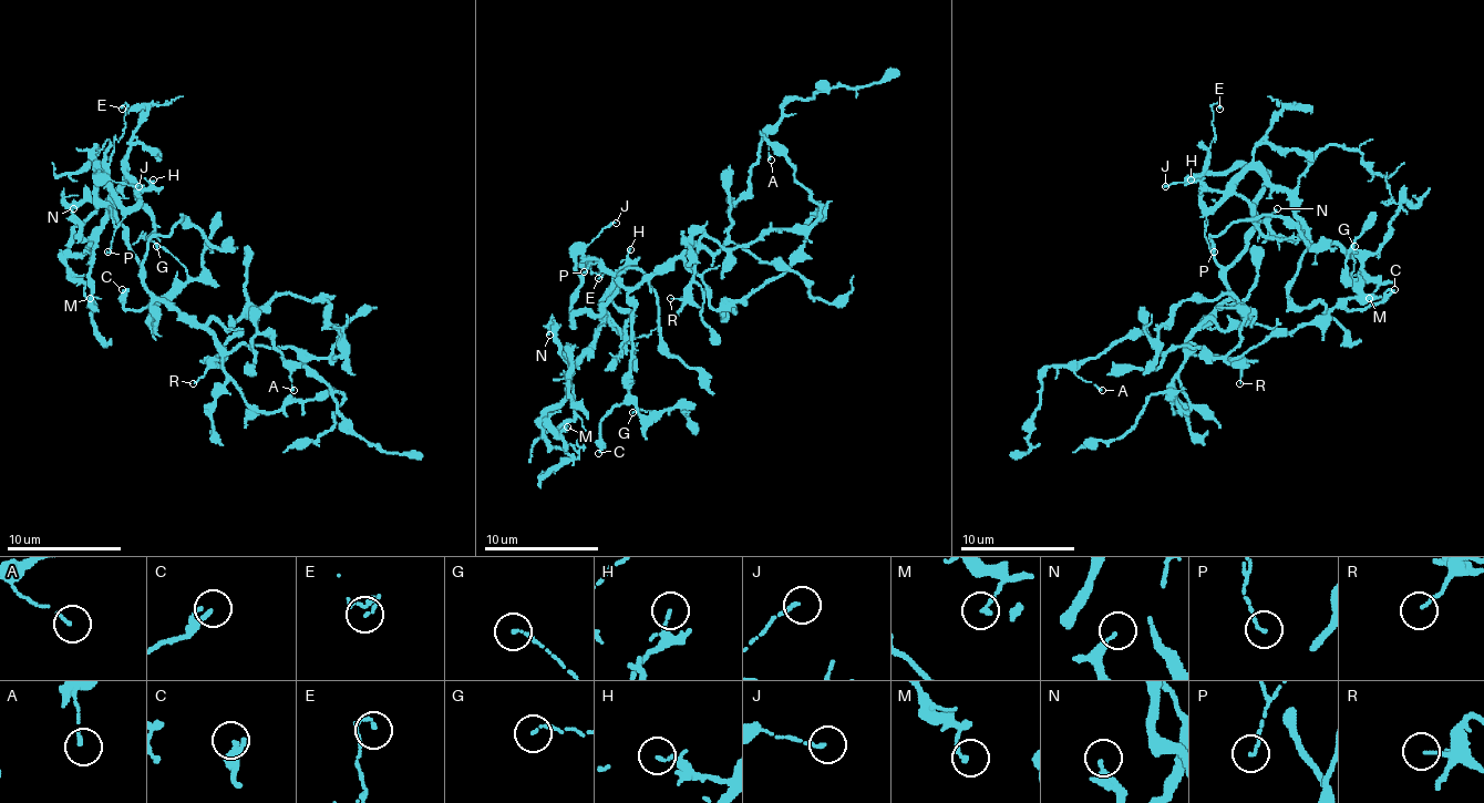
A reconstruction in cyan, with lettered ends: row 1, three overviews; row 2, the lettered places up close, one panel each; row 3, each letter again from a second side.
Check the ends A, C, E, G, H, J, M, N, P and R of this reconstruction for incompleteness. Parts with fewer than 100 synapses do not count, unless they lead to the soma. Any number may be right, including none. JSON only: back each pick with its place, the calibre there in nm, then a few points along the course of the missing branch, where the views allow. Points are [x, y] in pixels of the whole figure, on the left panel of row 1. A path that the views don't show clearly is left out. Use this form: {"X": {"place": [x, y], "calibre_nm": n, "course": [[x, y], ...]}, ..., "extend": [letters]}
{"J": {"place": [138, 186], "calibre_nm": 130}, "extend": ["J"]}

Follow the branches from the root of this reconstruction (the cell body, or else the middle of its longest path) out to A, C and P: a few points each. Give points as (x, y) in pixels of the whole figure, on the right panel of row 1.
A: (1254, 228), (1225, 271), (1228, 295), (1188, 338), (1194, 349), (1119, 338), (1075, 372), (1102, 390)
C: (1254, 228), (1248, 249), (1225, 271), (1225, 286), (1257, 323), (1294, 332), (1335, 309), (1374, 306), (1394, 289)
P: (1254, 228), (1254, 201), (1265, 179), (1263, 172), (1230, 165), (1225, 172), (1199, 174), (1205, 240), (1214, 251)

